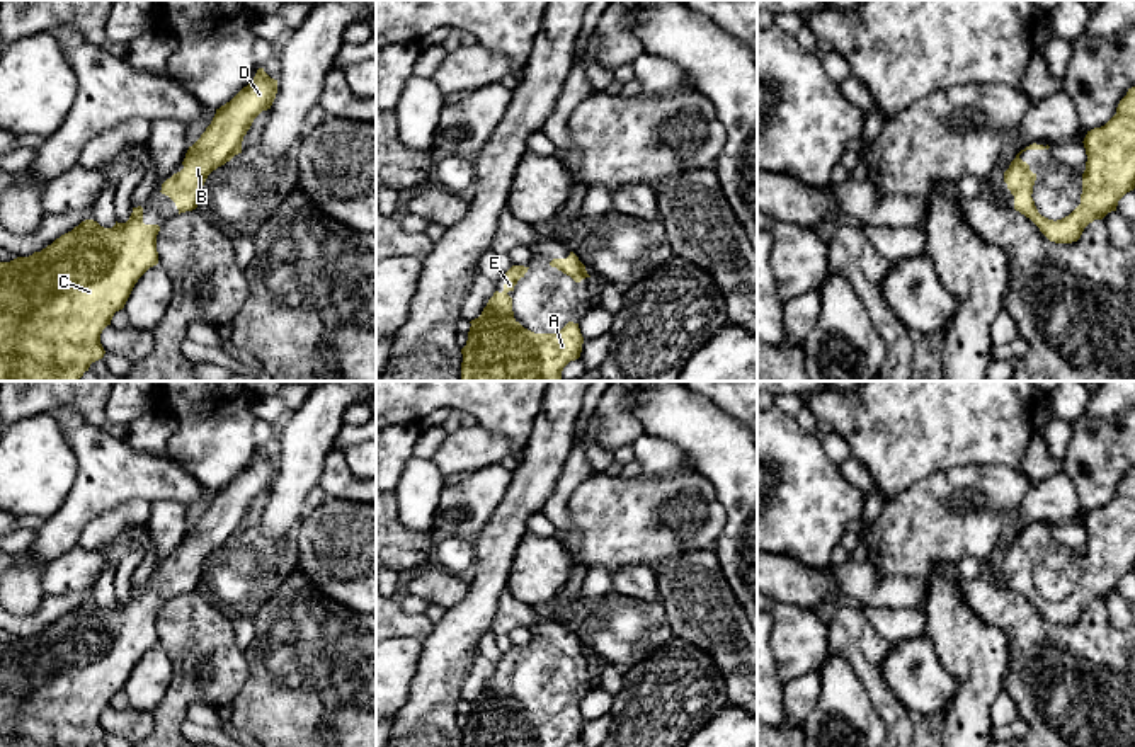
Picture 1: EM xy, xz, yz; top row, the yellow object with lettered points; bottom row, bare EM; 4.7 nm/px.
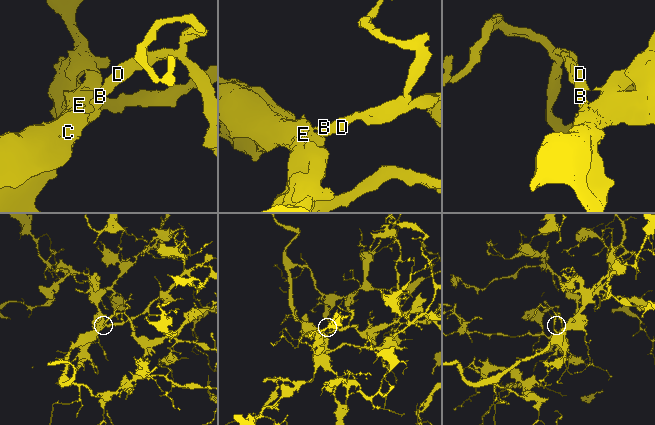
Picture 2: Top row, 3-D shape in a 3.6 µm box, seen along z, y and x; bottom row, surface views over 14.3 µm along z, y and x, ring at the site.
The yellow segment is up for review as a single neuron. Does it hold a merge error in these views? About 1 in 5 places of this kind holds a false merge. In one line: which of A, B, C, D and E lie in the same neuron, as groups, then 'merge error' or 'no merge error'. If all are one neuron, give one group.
A B C D E | no merge error

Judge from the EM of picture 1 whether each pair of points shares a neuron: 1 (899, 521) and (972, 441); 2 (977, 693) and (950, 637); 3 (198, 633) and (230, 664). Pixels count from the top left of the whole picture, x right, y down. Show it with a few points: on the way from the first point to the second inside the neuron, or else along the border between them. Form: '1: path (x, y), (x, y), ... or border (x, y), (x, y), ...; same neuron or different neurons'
1: border (986, 463), (953, 465), (919, 478), (911, 487); different neurons
2: path (977, 679), (977, 664), (963, 650); same neuron
3: path (206, 642), (222, 655); same neuron

